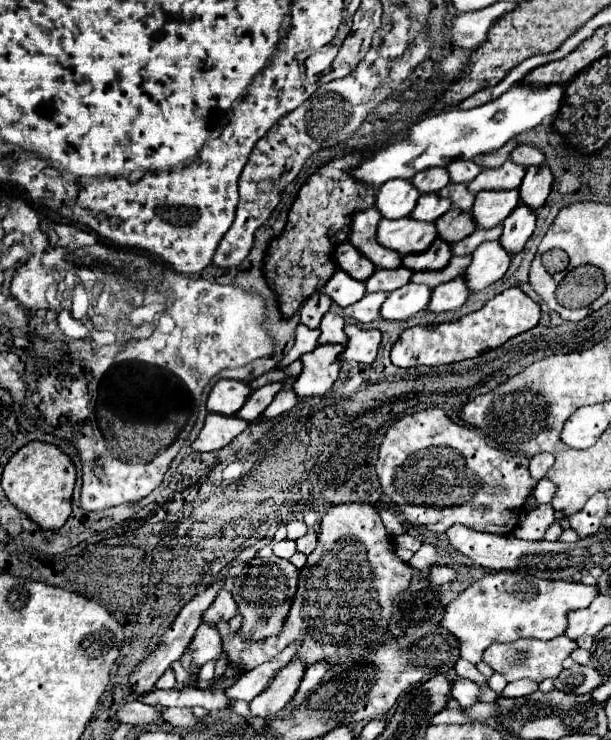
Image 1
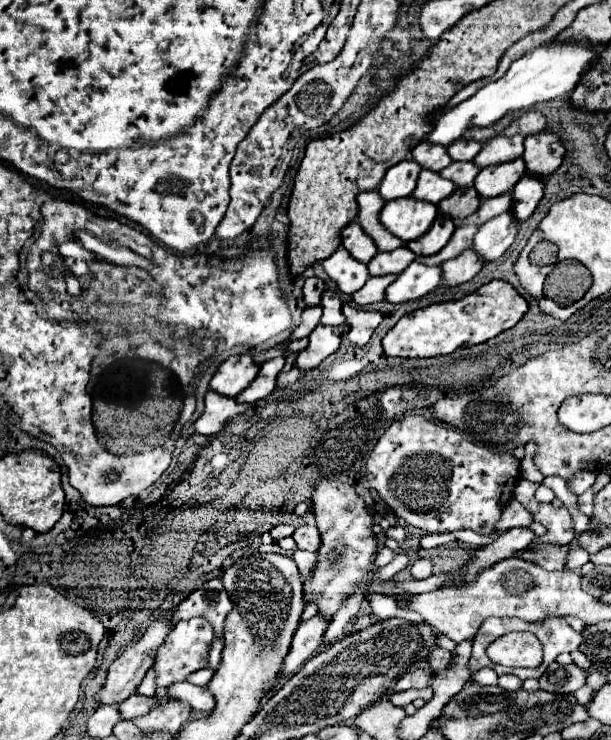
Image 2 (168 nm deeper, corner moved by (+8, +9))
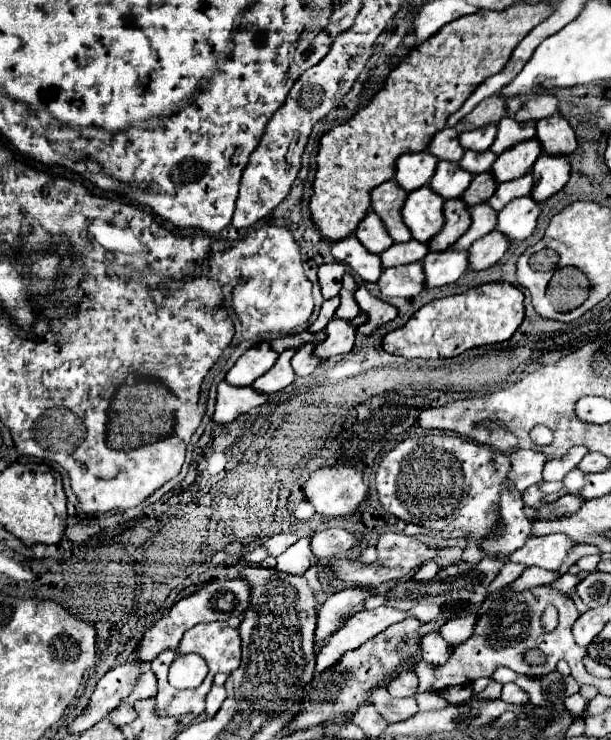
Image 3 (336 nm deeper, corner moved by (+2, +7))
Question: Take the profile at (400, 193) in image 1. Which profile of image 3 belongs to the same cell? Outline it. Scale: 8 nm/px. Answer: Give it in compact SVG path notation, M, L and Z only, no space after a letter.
M419 151L419 153L405 153L397 161L397 171L395 171L395 181L405 187L407 191L413 191L421 185L427 185L429 179L435 173L437 157L431 155L429 151Z

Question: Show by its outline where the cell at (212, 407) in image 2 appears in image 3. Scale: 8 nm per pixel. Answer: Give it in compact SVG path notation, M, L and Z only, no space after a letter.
M227 381L219 383L217 389L217 409L213 415L215 423L231 423L237 415L247 413L249 409L263 405L267 401L267 395L261 391L255 391L251 385L249 387L235 387L229 385Z

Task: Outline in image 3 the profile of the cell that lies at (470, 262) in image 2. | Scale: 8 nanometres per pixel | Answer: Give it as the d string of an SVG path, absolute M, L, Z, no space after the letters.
M499 231L487 233L485 237L477 239L469 247L469 253L471 253L469 269L483 271L487 267L493 267L503 257L503 253L505 253L507 247L509 247L509 239L503 233L499 233Z

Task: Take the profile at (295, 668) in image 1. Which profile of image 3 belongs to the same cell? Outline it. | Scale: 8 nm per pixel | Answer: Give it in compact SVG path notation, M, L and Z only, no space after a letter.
M353 585L327 597L327 601L319 607L317 615L317 633L315 633L317 649L325 645L325 641L347 621L349 613L361 609L361 603L371 595L371 591L373 591L371 587Z

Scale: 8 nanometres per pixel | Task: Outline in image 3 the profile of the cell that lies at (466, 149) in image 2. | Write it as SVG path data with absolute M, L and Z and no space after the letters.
M485 125L481 129L473 129L473 131L463 131L459 135L459 141L465 149L473 149L473 151L485 151L491 147L493 139L497 135L497 125Z

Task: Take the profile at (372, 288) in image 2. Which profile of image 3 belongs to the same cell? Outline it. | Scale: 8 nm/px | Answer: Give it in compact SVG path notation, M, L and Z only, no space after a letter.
M423 261L383 269L379 277L381 297L415 297L425 287Z

